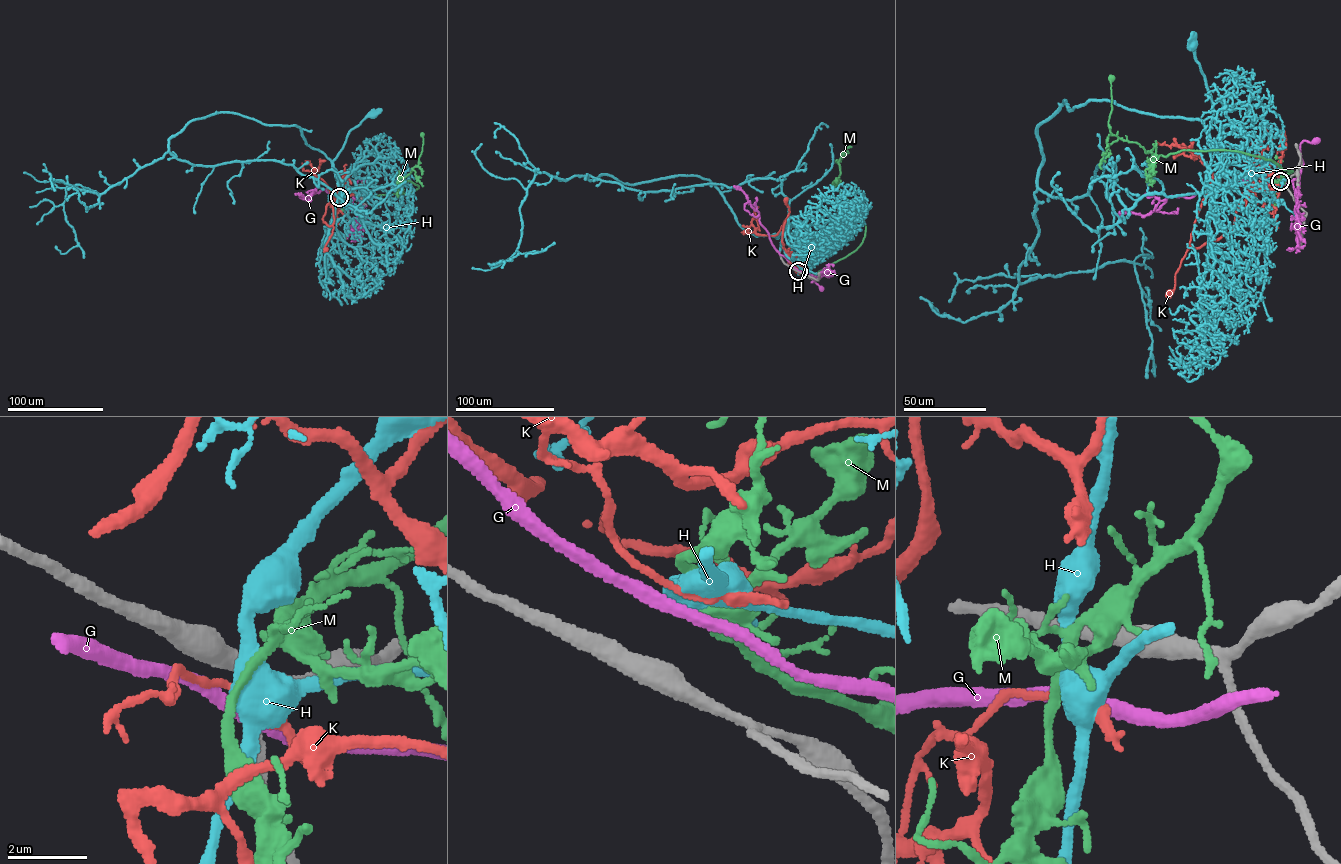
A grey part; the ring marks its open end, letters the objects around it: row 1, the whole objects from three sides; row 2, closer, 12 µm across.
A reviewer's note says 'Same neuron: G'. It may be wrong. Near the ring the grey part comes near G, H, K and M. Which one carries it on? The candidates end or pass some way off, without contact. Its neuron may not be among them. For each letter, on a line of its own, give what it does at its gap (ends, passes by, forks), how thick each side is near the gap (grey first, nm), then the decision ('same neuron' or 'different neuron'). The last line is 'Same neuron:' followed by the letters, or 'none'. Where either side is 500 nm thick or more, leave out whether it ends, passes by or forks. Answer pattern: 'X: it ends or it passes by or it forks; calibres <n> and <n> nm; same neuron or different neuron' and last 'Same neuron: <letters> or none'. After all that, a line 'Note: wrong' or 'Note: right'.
G: calibres 500 and 320 nm; different neuron
H: calibres 500 and 480 nm; same neuron
K: calibres 500 and 130 nm; different neuron
M: calibres 500 and 360 nm; different neuron
Same neuron: H
Note: wrong

